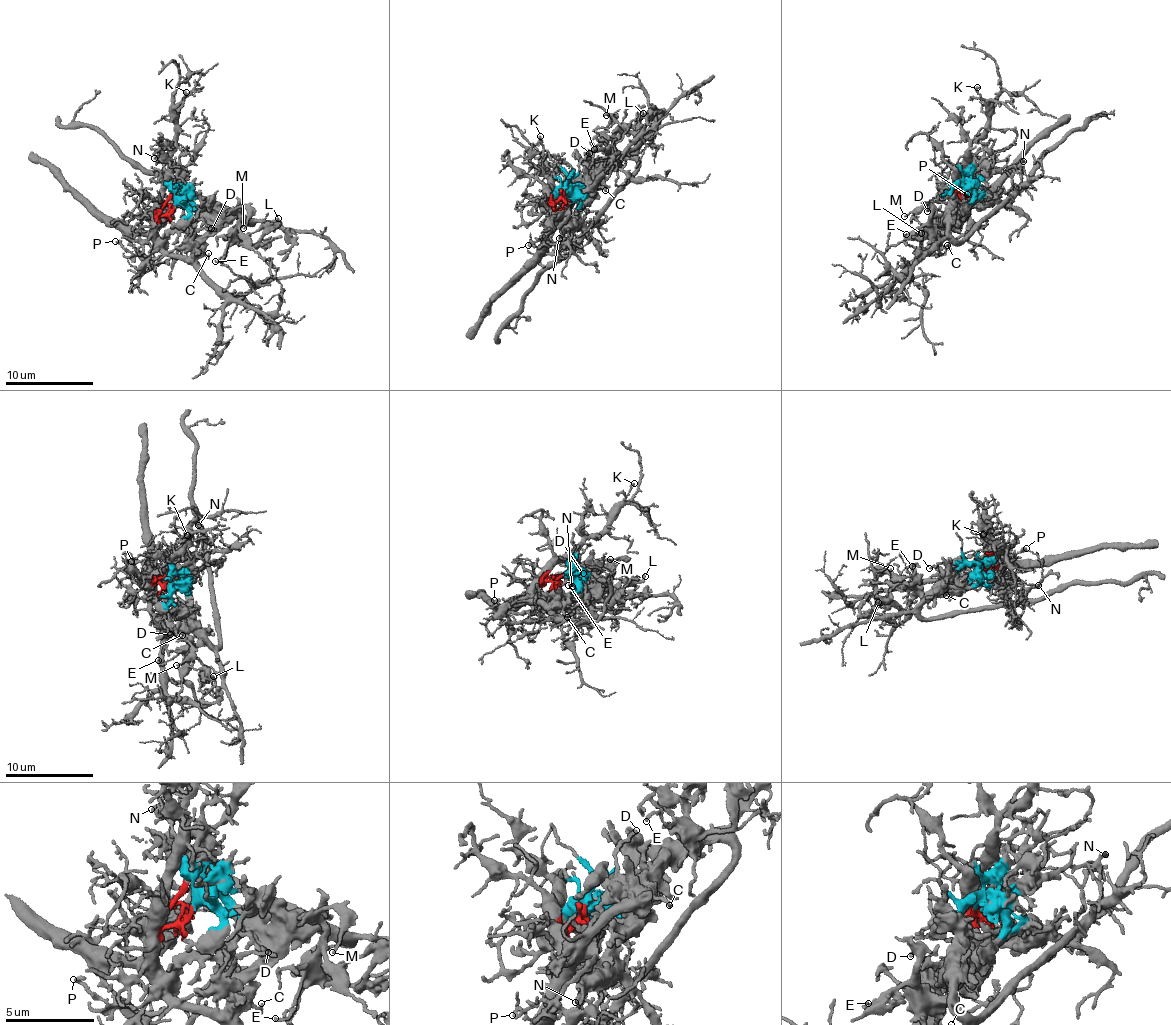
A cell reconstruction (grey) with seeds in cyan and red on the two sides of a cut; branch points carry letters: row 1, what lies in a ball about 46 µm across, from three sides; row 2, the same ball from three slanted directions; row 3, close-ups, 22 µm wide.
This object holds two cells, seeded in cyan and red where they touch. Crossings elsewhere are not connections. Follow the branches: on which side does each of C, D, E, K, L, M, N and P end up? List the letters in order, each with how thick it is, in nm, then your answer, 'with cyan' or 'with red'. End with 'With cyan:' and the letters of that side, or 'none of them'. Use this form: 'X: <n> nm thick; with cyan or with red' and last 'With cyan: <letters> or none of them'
C: 130 nm thick; with cyan
D: 160 nm thick; with cyan
E: 150 nm thick; with cyan
K: 150 nm thick; with red
L: 240 nm thick; with cyan
M: 110 nm thick; with cyan
N: 170 nm thick; with cyan
P: 220 nm thick; with cyan
With cyan: C, D, E, L, M, N, P

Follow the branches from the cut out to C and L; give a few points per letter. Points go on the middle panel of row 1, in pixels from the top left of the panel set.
C: (564, 190), (570, 176), (577, 176), (581, 182), (605, 190)
L: (564, 190), (577, 175), (588, 174), (595, 165), (617, 160), (613, 144), (617, 131), (638, 124), (643, 112)

